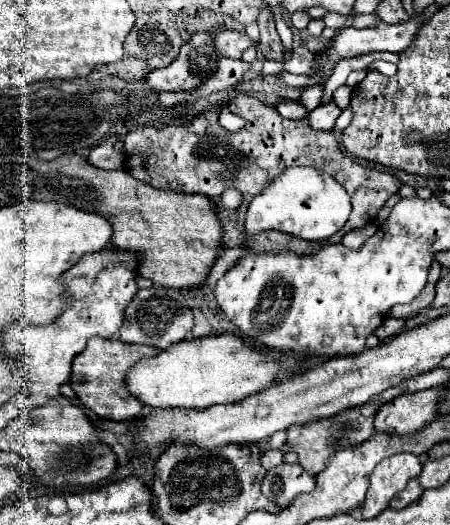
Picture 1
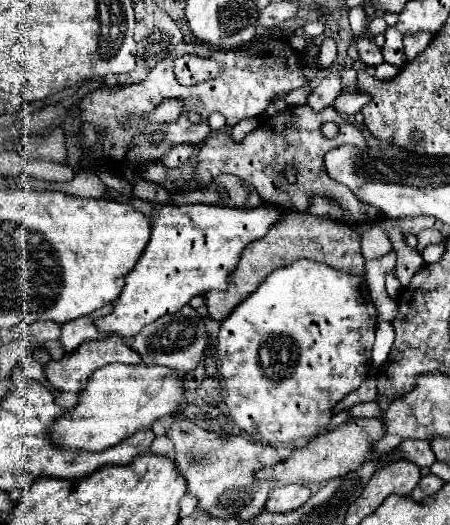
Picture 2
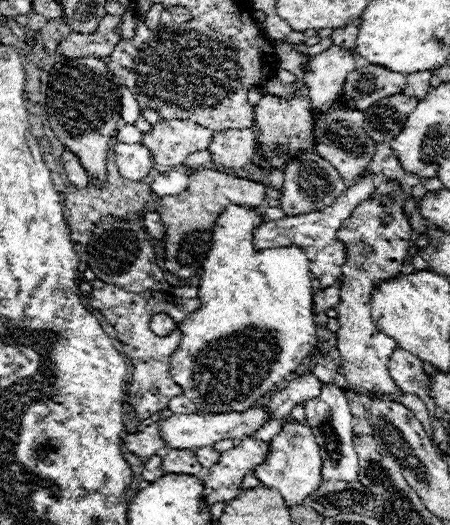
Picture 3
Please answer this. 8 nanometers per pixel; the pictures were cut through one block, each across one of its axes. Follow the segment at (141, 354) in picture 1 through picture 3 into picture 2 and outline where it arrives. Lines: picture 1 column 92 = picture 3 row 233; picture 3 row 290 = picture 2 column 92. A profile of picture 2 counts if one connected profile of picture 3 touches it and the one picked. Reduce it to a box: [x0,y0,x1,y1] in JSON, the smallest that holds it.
[44,336,140,392]

